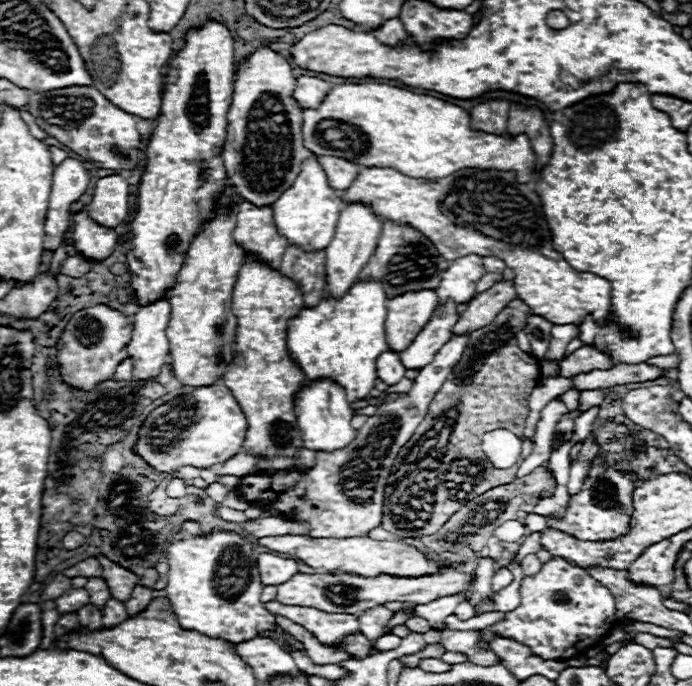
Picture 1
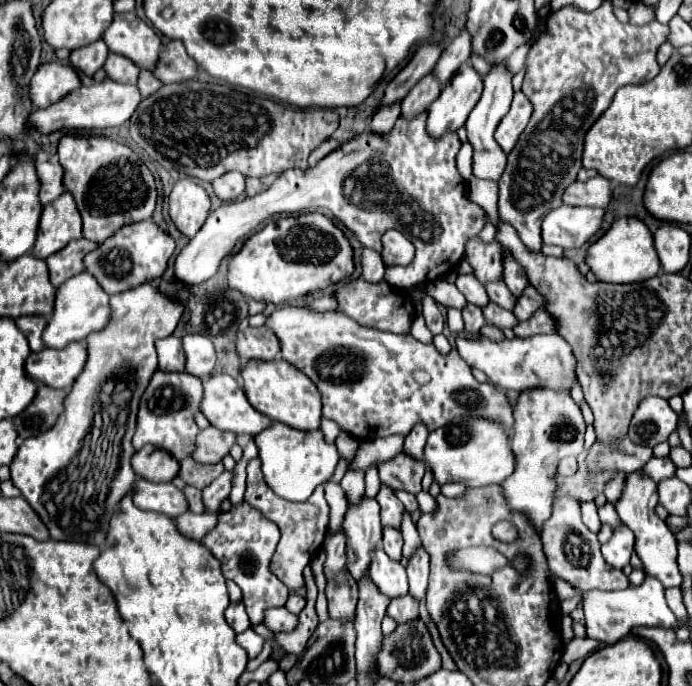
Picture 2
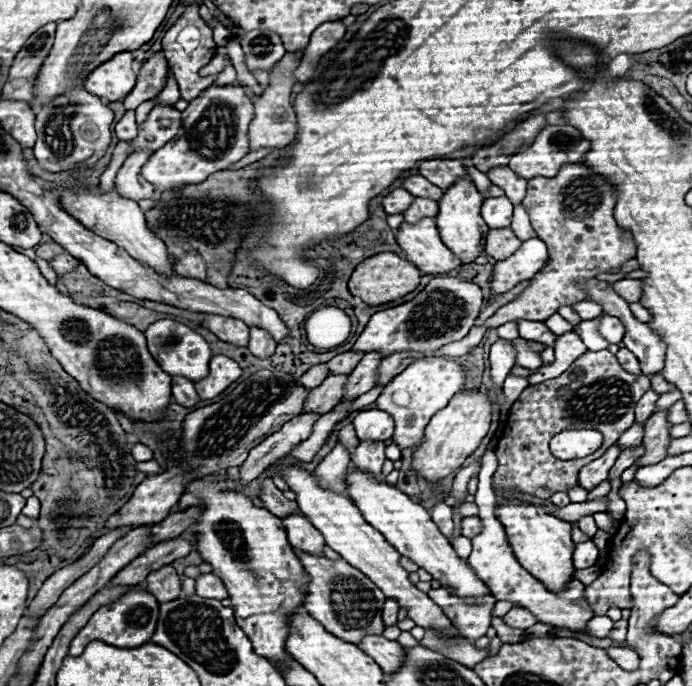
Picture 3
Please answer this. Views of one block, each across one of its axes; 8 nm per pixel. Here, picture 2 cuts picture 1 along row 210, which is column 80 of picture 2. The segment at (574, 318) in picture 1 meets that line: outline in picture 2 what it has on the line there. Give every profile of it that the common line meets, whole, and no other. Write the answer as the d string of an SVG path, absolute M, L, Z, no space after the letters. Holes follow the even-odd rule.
M148 282L112 296L112 320L104 330L86 338L88 362L64 402L64 414L58 418L52 430L40 436L26 438L20 444L10 464L12 482L22 492L24 500L36 510L40 520L46 524L52 540L86 542L104 548L110 518L116 514L120 500L130 492L132 482L136 480L136 474L130 466L130 458L136 452L132 446L132 436L136 430L140 396L144 394L152 374L158 368L154 342L158 338L170 336L176 330L182 312L184 306L178 298L162 294L156 286Z

